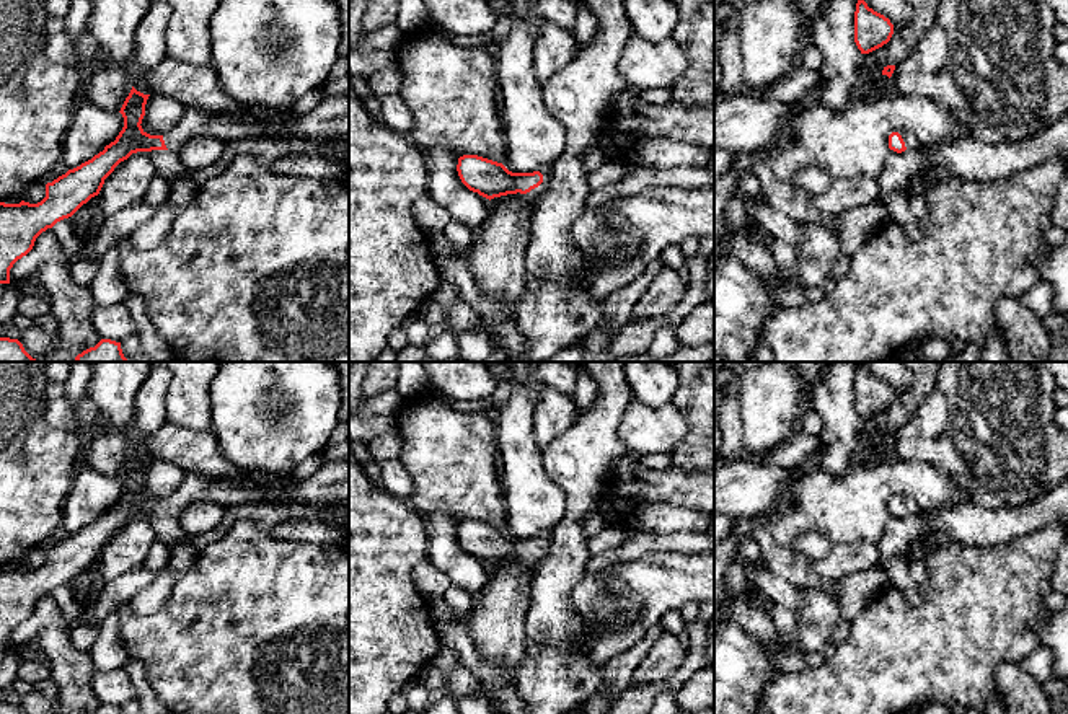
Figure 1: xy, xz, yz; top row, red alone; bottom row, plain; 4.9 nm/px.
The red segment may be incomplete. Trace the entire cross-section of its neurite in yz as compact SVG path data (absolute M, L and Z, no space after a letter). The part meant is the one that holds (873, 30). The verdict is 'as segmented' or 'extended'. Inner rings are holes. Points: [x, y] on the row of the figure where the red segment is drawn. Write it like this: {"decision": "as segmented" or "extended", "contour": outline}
{"decision": "as segmented", "contour": "M858 0L854 11L854 42L861 54L869 54L890 41L894 24L884 15Z"}

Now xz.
{"decision": "extended", "contour": "M478 155L460 156L457 171L470 191L489 201L520 192L535 202L543 196L549 183L549 168L533 173L512 173L502 163Z"}

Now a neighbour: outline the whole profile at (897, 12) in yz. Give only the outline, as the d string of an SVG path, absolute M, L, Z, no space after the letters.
M864 0L869 8L884 15L894 26L903 24L911 18L911 10L903 0Z

